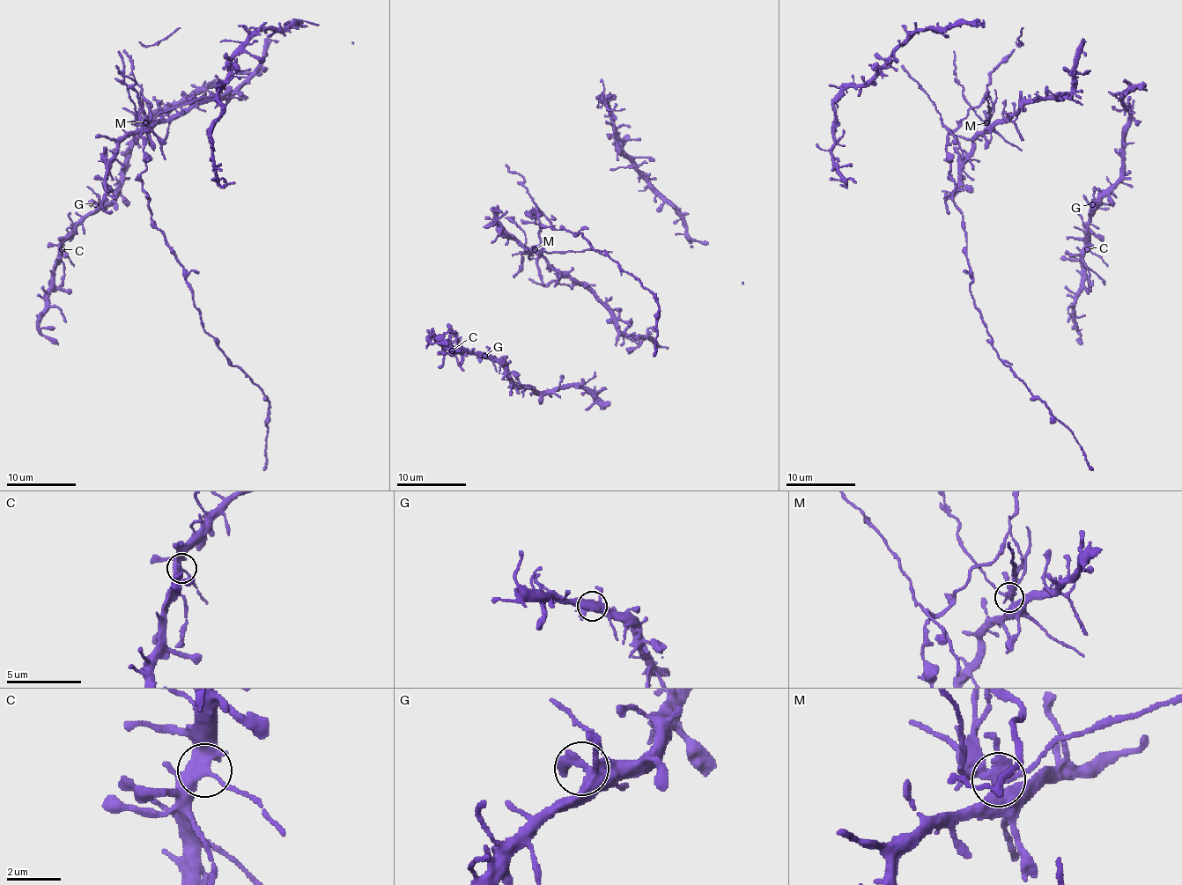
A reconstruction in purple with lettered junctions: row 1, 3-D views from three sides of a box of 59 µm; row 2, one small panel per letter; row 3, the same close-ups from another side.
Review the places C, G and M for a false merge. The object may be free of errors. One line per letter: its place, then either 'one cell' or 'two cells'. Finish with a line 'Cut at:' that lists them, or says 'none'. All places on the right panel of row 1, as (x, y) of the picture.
C: (1087, 249) | one cell
G: (1092, 204) | one cell
M: (986, 122) | two cells
Cut at: M

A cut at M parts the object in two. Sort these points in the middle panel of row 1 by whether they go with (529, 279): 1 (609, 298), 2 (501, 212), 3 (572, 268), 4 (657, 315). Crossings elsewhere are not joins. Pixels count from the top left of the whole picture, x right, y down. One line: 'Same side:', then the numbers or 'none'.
Same side: 4

